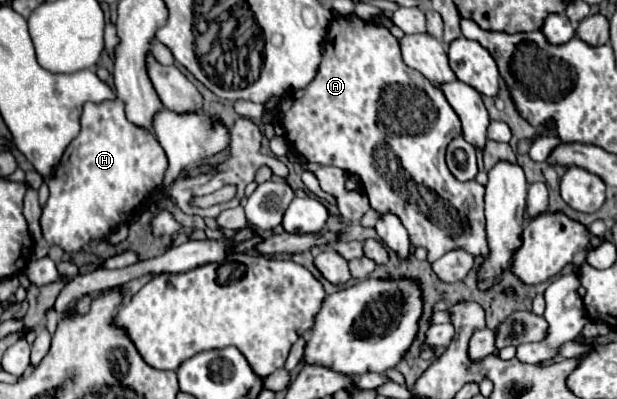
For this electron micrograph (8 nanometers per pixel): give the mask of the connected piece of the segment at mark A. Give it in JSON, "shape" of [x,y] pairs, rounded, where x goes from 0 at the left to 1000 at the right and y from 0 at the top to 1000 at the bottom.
{"shape":[[[543,43],[540,58],[536,58],[536,68],[533,68],[533,83],[530,83],[524,153],[520,153],[520,163],[514,173],[511,198],[494,223],[478,228],[478,233],[465,238],[455,253],[452,293],[455,293],[455,308],[459,308],[462,328],[465,328],[465,353],[478,368],[478,378],[485,388],[491,388],[498,404],[507,404],[507,409],[517,409],[517,414],[540,414],[540,419],[556,424],[559,434],[579,439],[582,454],[585,454],[585,464],[588,464],[588,479],[598,494],[601,519],[614,539],[618,534],[637,534],[637,539],[643,539],[650,549],[650,559],[656,564],[660,584],[663,584],[666,614],[692,624],[692,654],[695,659],[705,659],[721,634],[741,629],[741,624],[750,624],[750,629],[757,629],[767,644],[783,644],[786,649],[786,634],[793,634],[793,609],[789,609],[789,594],[786,594],[786,534],[783,534],[786,469],[776,464],[773,454],[754,454],[754,459],[741,454],[728,434],[724,409],[721,409],[721,373],[724,373],[724,363],[728,363],[731,348],[737,348],[741,338],[747,338],[747,303],[741,303],[741,283],[734,283],[734,273],[724,258],[724,248],[715,233],[715,223],[708,213],[702,213],[699,203],[689,203],[689,193],[682,193],[682,183],[676,183],[673,173],[663,173],[650,153],[647,103],[630,83],[630,73],[614,68],[614,63],[605,63],[605,58],[595,58],[595,53],[582,48],[582,43]]]}

